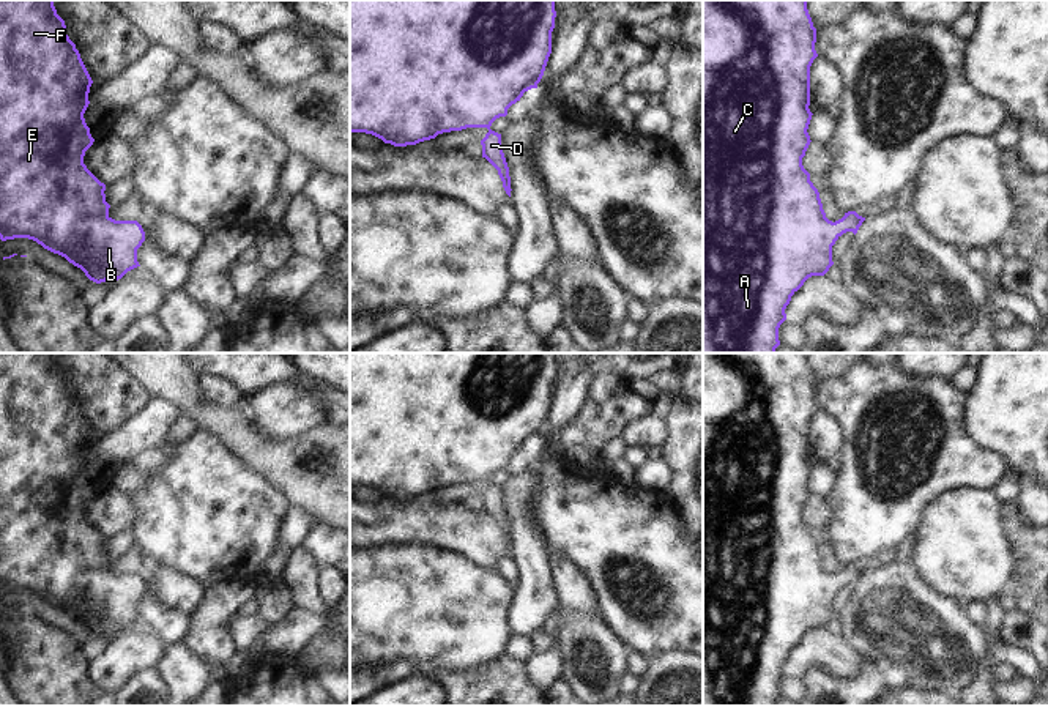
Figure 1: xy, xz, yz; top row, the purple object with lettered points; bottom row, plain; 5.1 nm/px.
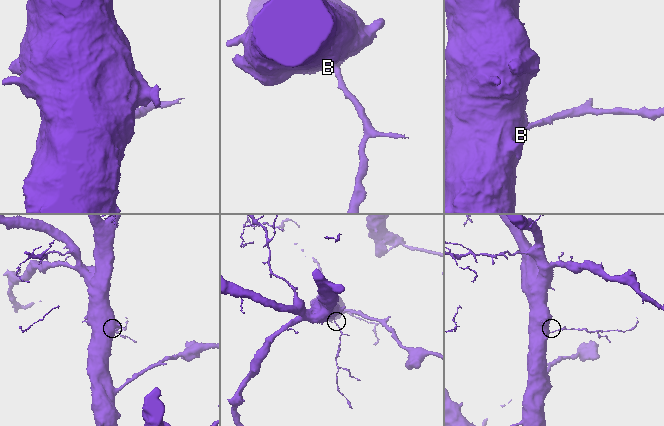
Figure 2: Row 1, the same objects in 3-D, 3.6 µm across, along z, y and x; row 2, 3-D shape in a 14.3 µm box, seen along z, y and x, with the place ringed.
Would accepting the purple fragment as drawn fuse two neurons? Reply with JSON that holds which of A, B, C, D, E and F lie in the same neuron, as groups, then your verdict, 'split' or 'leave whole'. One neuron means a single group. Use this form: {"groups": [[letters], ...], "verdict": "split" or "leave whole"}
{"groups": [["A", "B", "C", "D", "E", "F"]], "verdict": "leave whole"}

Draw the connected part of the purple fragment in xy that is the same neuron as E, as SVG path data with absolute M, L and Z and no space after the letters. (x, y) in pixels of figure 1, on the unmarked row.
M0 353L0 593L33 593L101 637L118 634L140 619L137 602L145 594L145 585L137 574L109 569L106 537L84 517L85 504L95 495L84 471L91 437L54 353Z

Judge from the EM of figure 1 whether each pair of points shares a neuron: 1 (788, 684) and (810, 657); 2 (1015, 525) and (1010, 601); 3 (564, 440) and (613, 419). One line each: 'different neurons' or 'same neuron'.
1: different neurons
2: different neurons
3: same neuron

